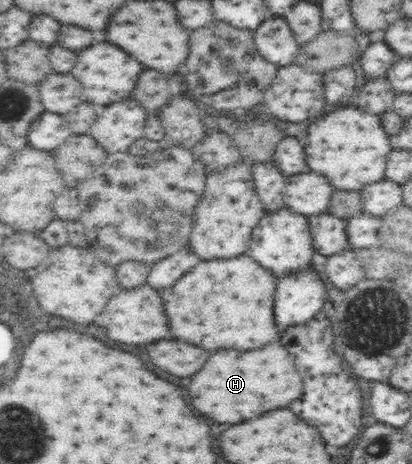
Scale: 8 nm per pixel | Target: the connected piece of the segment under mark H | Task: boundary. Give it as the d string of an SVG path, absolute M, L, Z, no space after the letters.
M271 343L263 349L241 353L233 349L217 351L215 355L211 355L209 363L195 377L191 377L191 385L187 391L191 395L191 403L201 413L205 413L217 423L235 425L239 421L253 419L259 413L267 413L289 405L301 395L301 389L303 383L297 375L297 369L293 367L291 355L279 343Z

